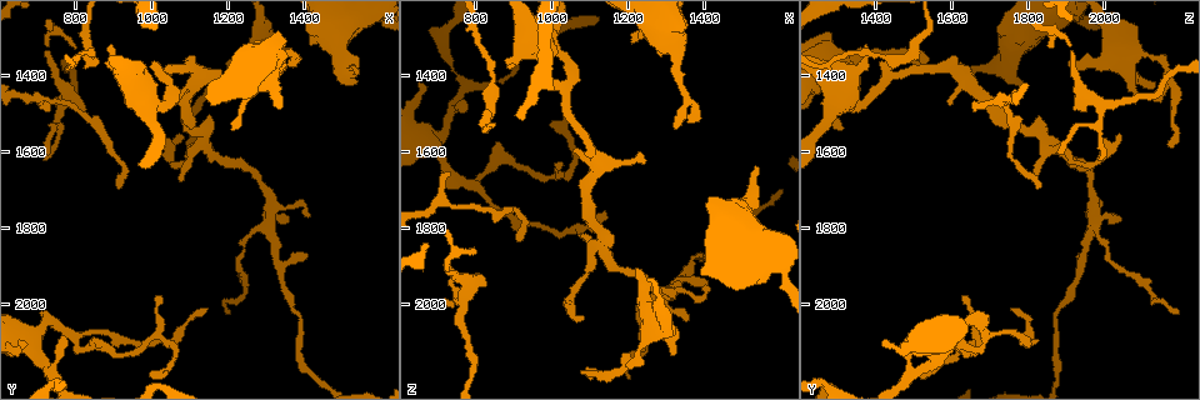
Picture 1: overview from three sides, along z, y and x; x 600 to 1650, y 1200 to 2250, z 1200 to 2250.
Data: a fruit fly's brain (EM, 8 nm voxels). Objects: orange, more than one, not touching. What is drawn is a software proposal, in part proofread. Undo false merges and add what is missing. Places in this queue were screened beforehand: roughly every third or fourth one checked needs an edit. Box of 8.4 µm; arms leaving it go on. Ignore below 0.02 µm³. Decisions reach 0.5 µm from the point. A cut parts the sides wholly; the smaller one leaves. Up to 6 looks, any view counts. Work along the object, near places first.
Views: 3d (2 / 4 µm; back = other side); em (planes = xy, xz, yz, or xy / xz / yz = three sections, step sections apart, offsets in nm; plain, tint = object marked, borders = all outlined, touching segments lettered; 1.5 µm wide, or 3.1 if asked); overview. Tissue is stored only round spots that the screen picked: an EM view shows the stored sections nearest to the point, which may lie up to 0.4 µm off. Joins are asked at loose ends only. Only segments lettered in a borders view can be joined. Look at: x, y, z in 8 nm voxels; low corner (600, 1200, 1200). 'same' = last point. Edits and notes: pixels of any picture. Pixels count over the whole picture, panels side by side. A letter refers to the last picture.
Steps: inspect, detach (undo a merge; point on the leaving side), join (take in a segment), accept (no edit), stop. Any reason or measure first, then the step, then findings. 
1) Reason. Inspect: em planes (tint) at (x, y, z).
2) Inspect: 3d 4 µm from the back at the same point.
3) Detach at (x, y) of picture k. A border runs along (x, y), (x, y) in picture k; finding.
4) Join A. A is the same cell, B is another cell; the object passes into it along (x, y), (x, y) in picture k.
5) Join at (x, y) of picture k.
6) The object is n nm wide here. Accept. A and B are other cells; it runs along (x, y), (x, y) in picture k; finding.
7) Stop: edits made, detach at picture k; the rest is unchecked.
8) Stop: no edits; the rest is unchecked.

Inspect: 3d 2 µm at (795, 1325, 1850).

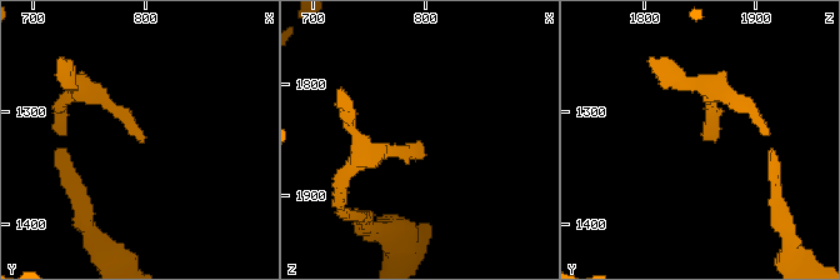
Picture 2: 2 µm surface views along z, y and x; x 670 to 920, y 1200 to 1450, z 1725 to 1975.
Now the EM. Inspect: em planes (plain) at (794, 1322, 1850).

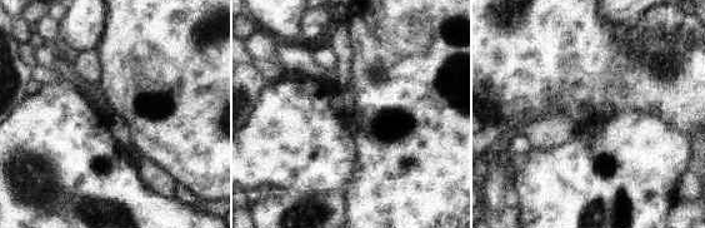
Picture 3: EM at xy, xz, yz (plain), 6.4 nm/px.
Inspect: em planes (borders) at the same point.

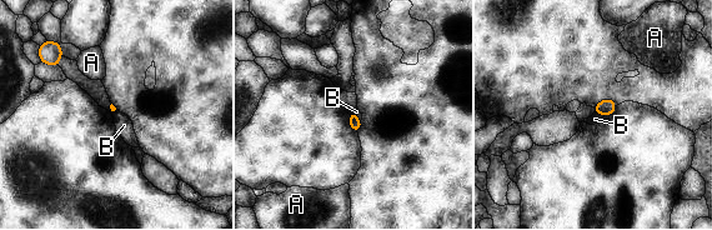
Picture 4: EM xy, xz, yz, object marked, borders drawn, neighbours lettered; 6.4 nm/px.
The longest contact is with B, 70 nm. Accept. A and B are other cells; none of them fits.

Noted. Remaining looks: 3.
An open end. Inspect: 3d 2 µm at (735, 1480, 1650).

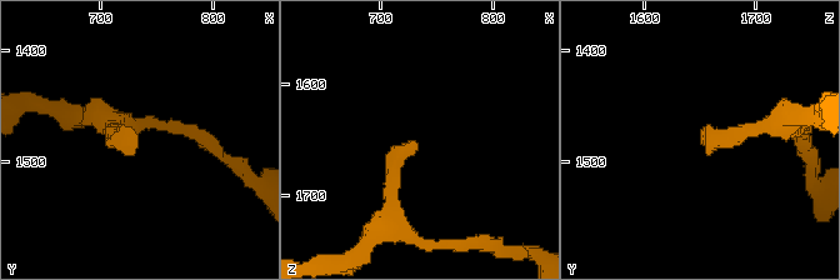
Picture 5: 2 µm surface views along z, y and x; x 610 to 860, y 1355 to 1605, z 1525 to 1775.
Need the tissue. Inspect: em planes (borders) at (736, 1480, 1654).

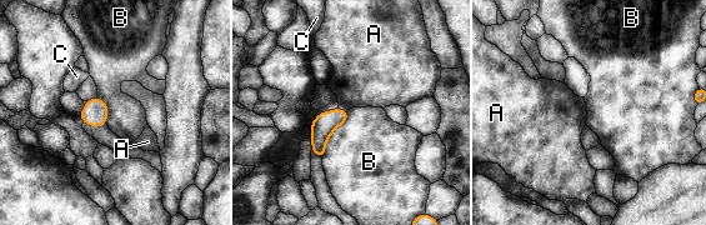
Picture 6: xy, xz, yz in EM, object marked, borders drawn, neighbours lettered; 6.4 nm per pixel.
Accept. A, B and C are other cells; a border runs along (348, 111), (321, 156) in picture 6; no lettered segment goes on from it.

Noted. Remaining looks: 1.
Thin end. Inspect: em planes (borders) at (900, 1695, 1830).

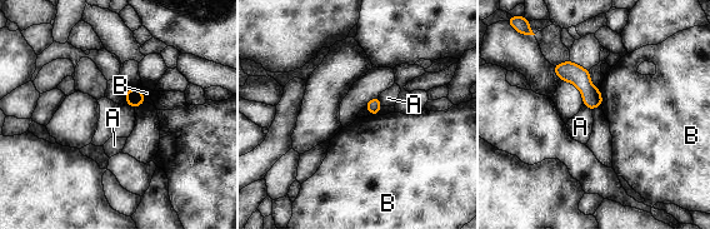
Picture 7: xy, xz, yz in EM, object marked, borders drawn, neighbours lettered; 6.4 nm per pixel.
The object is 90 nm wide here; the longest contact is with B, 110 nm. Accept. A and B are other cells; none of them fits.

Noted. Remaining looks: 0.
Stop: no edits; the rest is unchecked.

